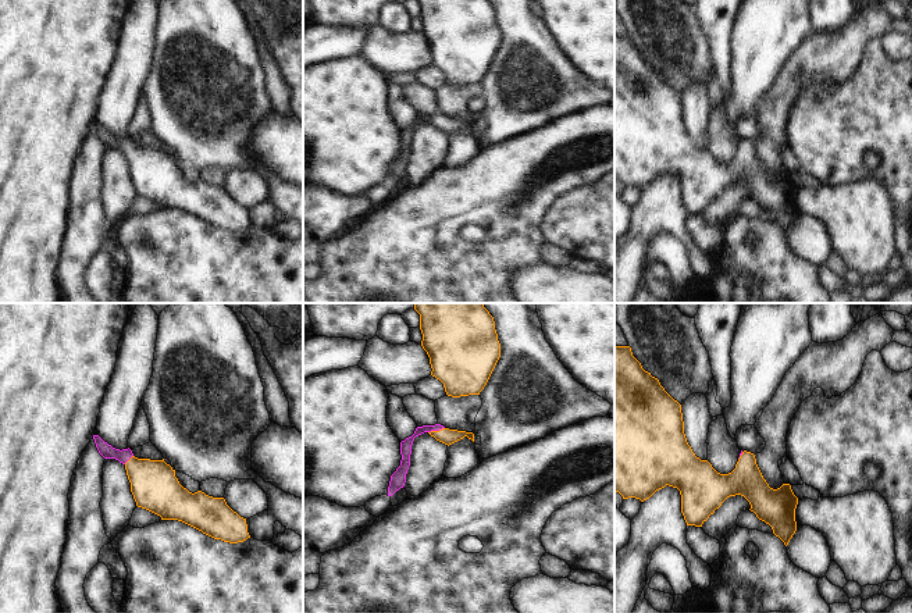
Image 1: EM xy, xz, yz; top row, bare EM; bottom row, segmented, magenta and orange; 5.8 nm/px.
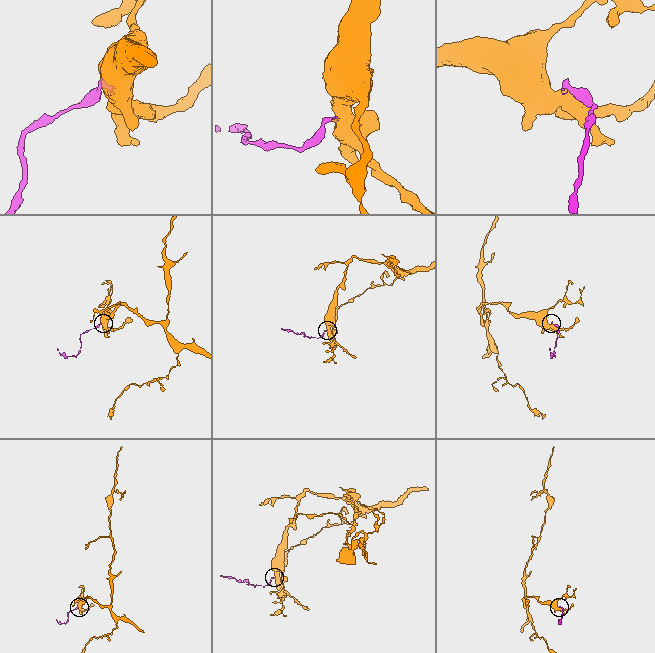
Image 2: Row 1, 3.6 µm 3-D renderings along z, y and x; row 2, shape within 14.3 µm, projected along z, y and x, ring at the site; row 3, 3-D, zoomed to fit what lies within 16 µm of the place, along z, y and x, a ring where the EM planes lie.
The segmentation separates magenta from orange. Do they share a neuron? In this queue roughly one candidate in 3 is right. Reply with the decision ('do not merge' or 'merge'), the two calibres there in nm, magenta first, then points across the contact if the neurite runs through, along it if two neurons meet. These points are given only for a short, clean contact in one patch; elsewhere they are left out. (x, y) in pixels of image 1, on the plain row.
merge | 60/90 nm | across xz (405, 134), (420, 118), (435, 118), (445, 124)

